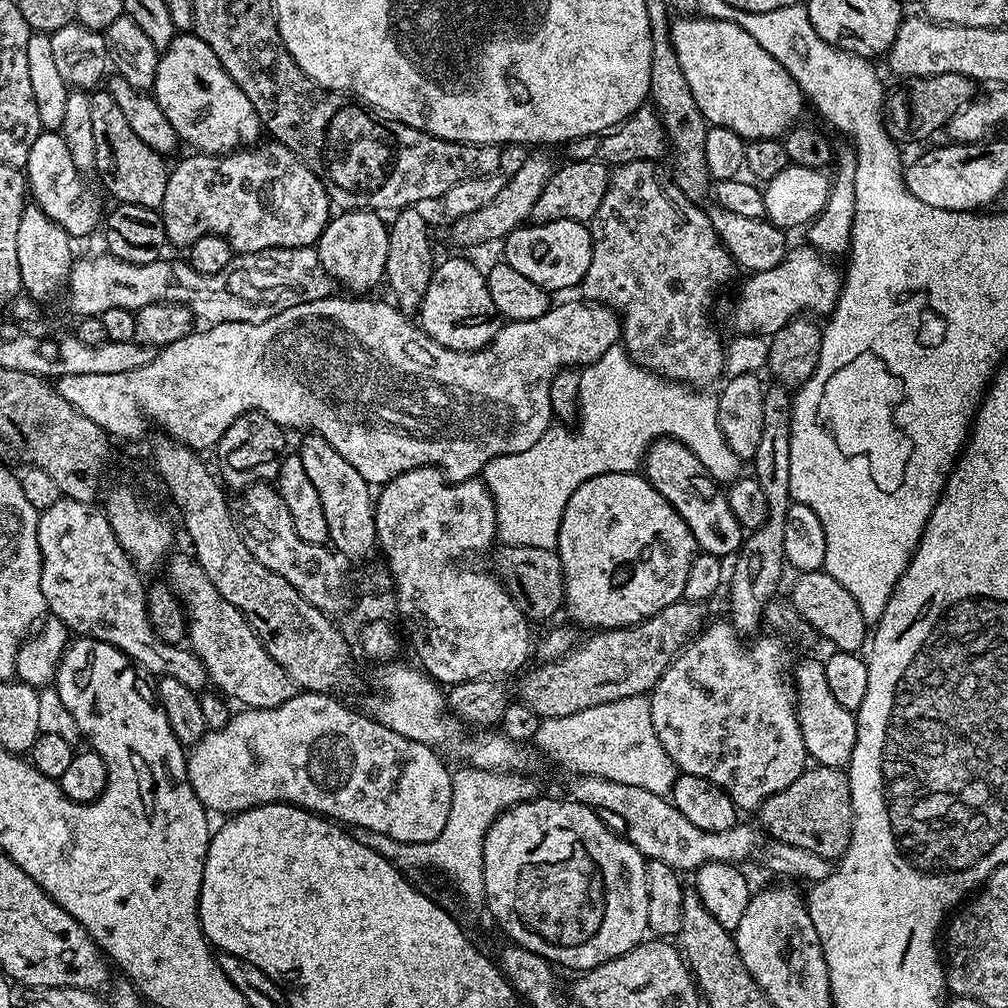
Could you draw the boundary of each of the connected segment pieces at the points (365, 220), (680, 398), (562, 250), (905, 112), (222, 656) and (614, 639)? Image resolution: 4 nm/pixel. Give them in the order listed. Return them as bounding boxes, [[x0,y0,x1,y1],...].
[[314,210,389,294],[482,346,738,549],[504,219,593,292],[882,74,978,145],[166,556,298,709],[519,602,705,718]]

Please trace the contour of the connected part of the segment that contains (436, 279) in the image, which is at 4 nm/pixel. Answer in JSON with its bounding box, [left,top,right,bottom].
[418,256,502,352]

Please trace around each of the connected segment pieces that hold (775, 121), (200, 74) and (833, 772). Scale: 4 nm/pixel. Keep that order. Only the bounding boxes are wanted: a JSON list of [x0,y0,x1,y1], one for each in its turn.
[[670,18,806,141],[154,34,262,156],[758,766,852,862]]

